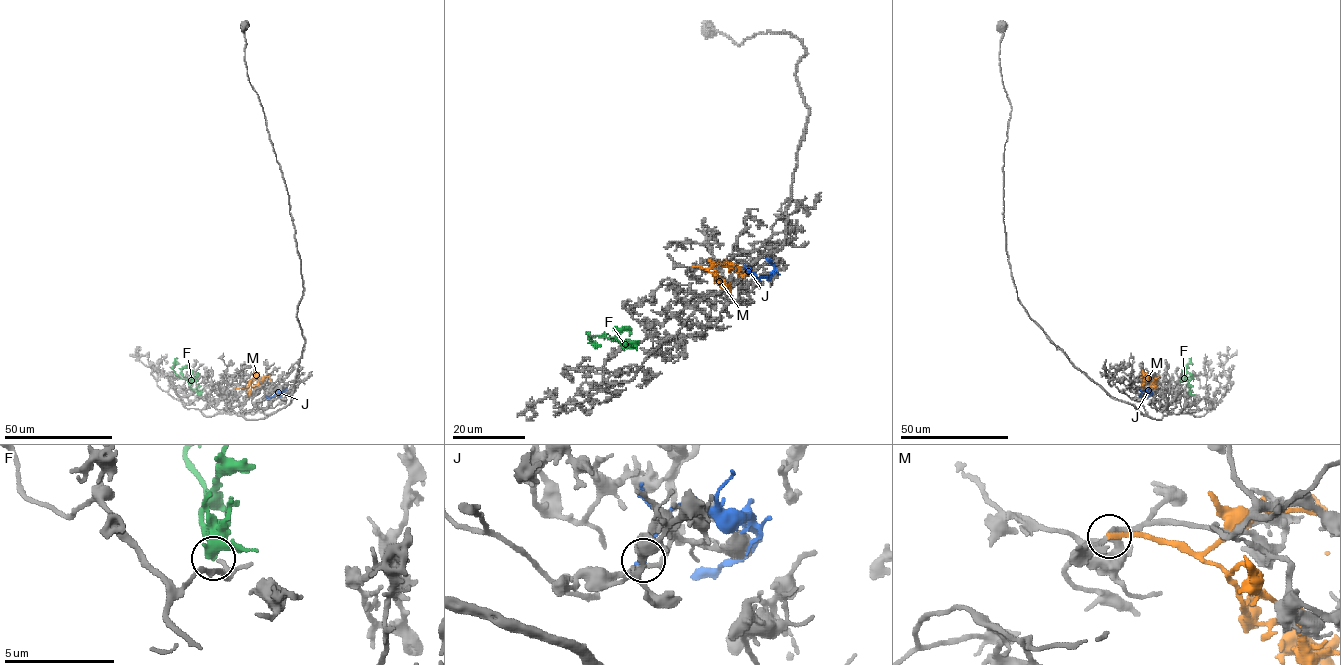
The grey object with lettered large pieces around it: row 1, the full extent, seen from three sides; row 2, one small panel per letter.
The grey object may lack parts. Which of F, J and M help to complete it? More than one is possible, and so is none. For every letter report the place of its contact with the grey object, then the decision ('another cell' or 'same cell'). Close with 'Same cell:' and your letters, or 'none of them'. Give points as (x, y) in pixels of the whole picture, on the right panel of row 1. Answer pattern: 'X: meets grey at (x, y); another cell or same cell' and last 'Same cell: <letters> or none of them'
F: meets grey at (1189, 395); same cell
J: meets grey at (1140, 396); another cell
M: meets grey at (1144, 389); another cell
Same cell: F

